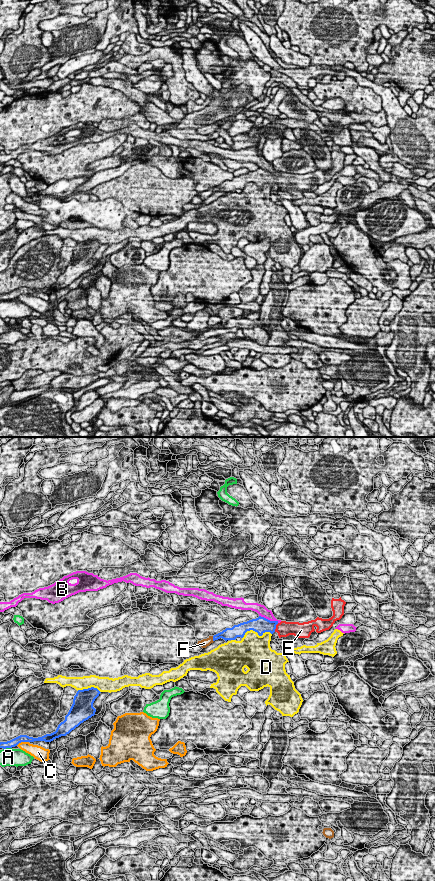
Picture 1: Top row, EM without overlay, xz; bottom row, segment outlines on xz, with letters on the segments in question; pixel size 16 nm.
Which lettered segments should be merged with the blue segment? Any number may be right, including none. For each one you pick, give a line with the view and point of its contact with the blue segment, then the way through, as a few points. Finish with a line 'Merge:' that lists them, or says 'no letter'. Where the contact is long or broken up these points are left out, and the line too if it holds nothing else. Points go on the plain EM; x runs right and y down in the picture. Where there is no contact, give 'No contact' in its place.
E: Touches blue at xz (275, 179). Path across: xz (260, 177), (275, 179), (284, 181)
Merge: E

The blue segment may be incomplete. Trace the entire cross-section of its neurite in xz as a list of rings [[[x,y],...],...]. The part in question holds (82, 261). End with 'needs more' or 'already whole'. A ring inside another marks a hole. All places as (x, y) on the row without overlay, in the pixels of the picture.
[[[94,239],[78,242],[74,248],[73,256],[68,266],[65,268],[65,272],[58,277],[55,284],[38,290],[20,287],[10,293],[0,294],[0,300],[12,300],[21,294],[51,294],[56,290],[66,288],[81,275],[95,267],[96,261],[93,259],[93,255],[100,245],[101,244]]]; already whole

